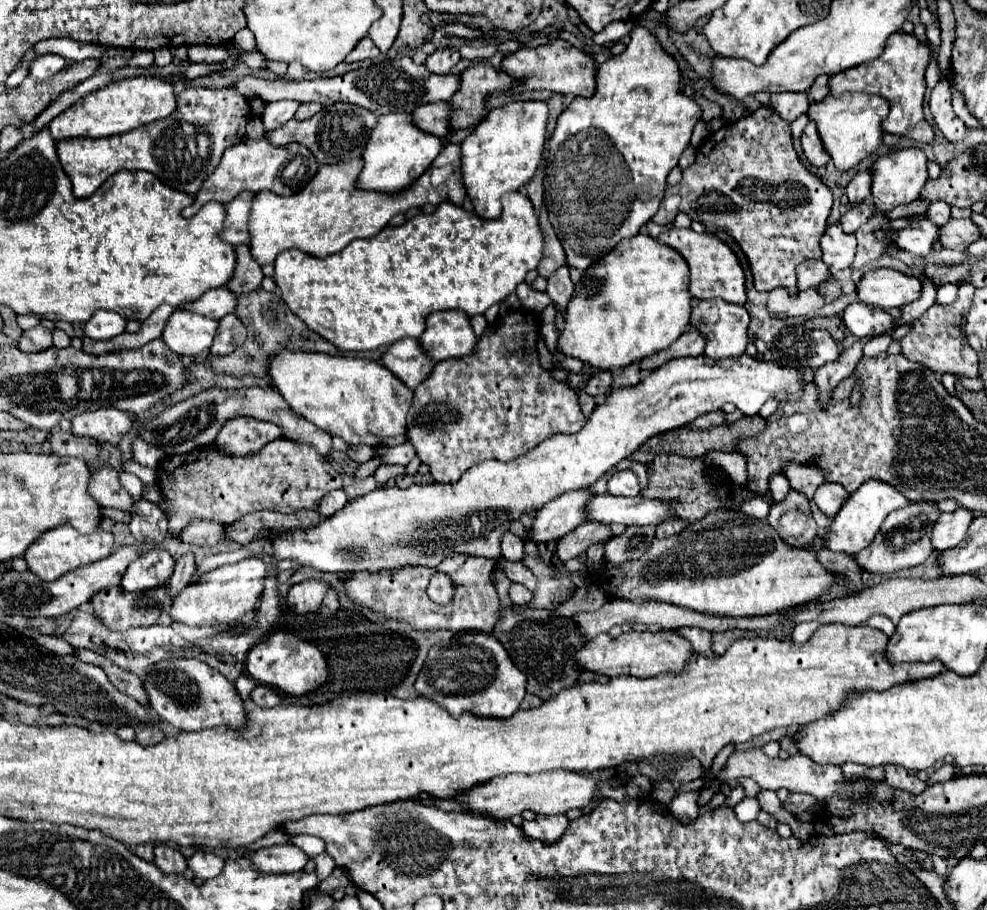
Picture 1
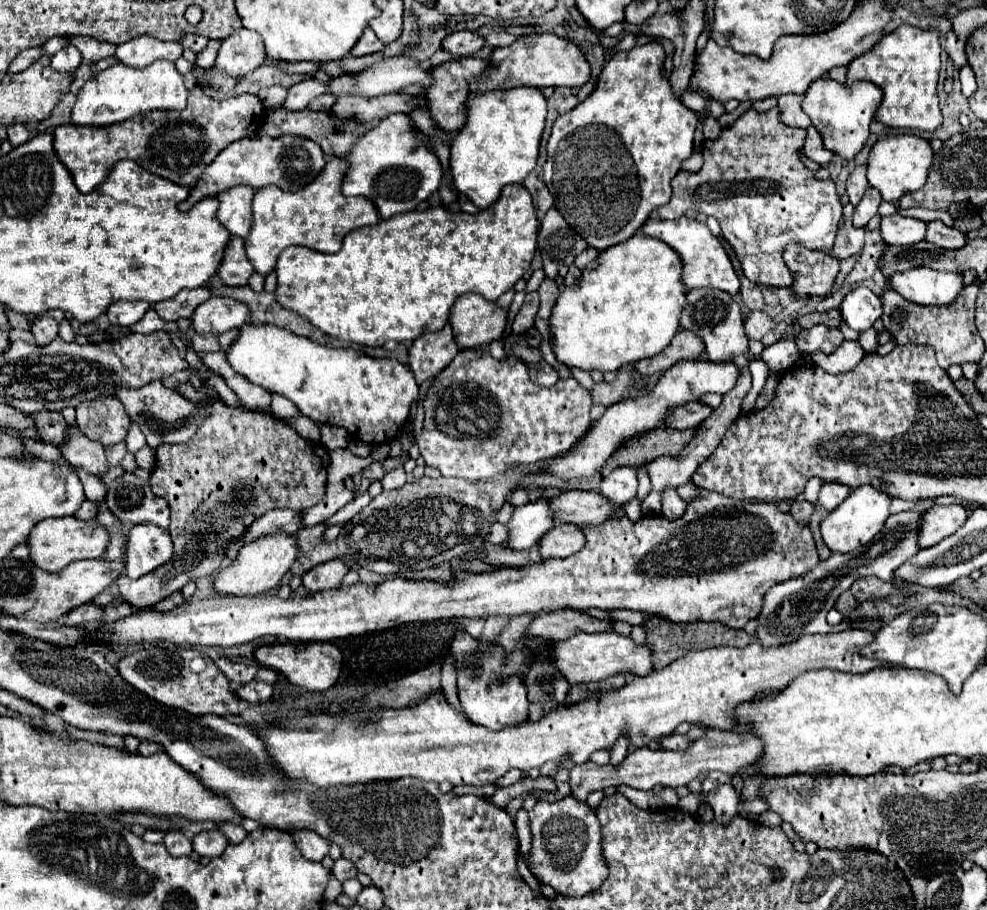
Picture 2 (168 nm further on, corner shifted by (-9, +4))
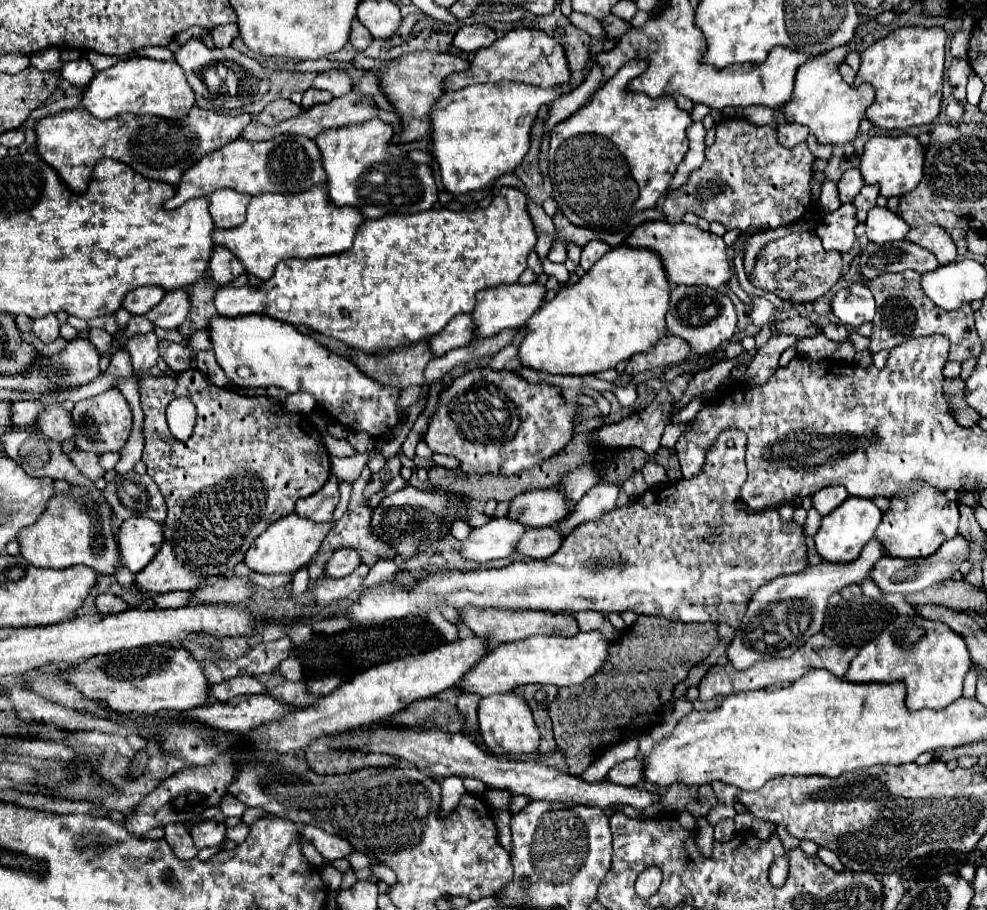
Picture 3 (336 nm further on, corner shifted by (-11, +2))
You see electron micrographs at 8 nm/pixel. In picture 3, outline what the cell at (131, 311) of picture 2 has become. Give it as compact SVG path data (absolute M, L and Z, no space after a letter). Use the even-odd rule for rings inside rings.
M144 287L144 289L134 289L132 293L128 293L128 297L124 299L124 309L130 315L146 315L148 311L152 311L164 297L164 289L156 289L156 287Z

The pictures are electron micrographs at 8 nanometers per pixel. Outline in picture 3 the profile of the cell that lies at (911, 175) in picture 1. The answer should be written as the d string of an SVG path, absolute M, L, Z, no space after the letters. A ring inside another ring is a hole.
M912 135L872 137L864 147L860 171L868 185L880 185L882 197L902 197L904 193L916 189L924 175L924 147Z

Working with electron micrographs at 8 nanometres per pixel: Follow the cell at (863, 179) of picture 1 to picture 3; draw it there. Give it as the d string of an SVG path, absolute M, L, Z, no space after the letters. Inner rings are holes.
M848 169L842 179L838 181L838 191L840 191L840 201L842 203L852 203L854 197L860 193L864 187L864 179L860 169Z

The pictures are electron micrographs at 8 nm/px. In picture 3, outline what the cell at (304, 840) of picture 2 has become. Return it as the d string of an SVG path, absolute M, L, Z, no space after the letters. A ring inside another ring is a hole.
M306 825L302 829L302 837L306 843L312 843L318 849L318 853L328 861L342 859L352 851L352 847L348 847L348 841L344 841L340 837L332 837L328 833L324 833L322 829L316 829L310 825Z

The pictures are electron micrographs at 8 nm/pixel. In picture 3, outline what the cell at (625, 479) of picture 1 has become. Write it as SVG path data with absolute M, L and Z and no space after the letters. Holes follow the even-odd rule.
M598 483L596 487L592 487L580 499L580 503L574 505L574 513L570 513L568 519L558 525L558 531L564 533L564 537L566 537L578 523L600 519L606 511L616 509L618 495L620 495L620 485L616 485L616 483Z

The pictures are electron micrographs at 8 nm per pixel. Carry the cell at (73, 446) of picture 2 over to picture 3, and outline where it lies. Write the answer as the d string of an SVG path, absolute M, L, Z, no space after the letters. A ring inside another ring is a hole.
M50 405L46 411L40 415L38 427L42 433L56 443L64 441L76 441L76 427L68 411L64 411L60 405Z

